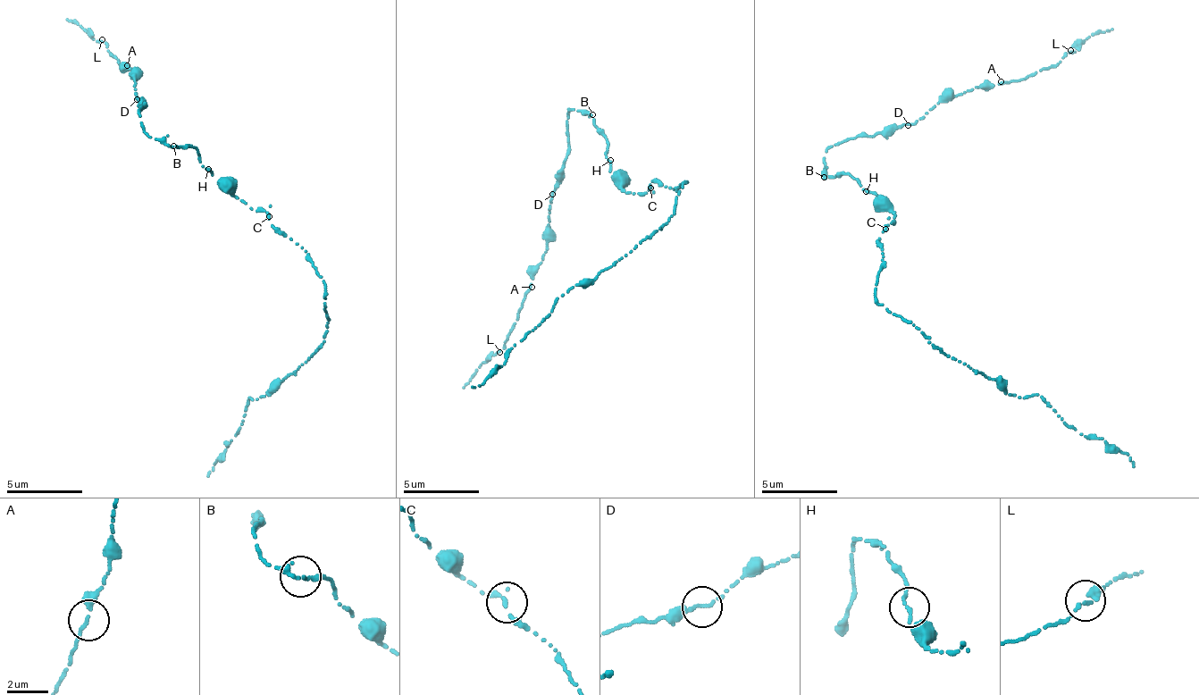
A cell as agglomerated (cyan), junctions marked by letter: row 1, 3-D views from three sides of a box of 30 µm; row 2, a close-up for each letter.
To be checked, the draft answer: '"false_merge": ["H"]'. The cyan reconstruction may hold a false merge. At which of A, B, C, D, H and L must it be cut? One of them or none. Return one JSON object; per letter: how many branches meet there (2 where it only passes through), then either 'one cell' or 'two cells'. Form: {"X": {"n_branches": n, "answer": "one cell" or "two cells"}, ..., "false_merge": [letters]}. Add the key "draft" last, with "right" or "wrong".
{"A": {"n_branches": 2, "answer": "one cell"}, "B": {"n_branches": 1, "answer": "one cell"}, "C": {"n_branches": 1, "answer": "one cell"}, "D": {"n_branches": 2, "answer": "one cell"}, "H": {"n_branches": 2, "answer": "one cell"}, "L": {"n_branches": 1, "answer": "one cell"}, "false_merge": [], "draft": "wrong"}

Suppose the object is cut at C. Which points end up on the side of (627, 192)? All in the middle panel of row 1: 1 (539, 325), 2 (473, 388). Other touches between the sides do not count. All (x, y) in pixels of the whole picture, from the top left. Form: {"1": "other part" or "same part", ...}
{"1": "other part", "2": "other part"}

